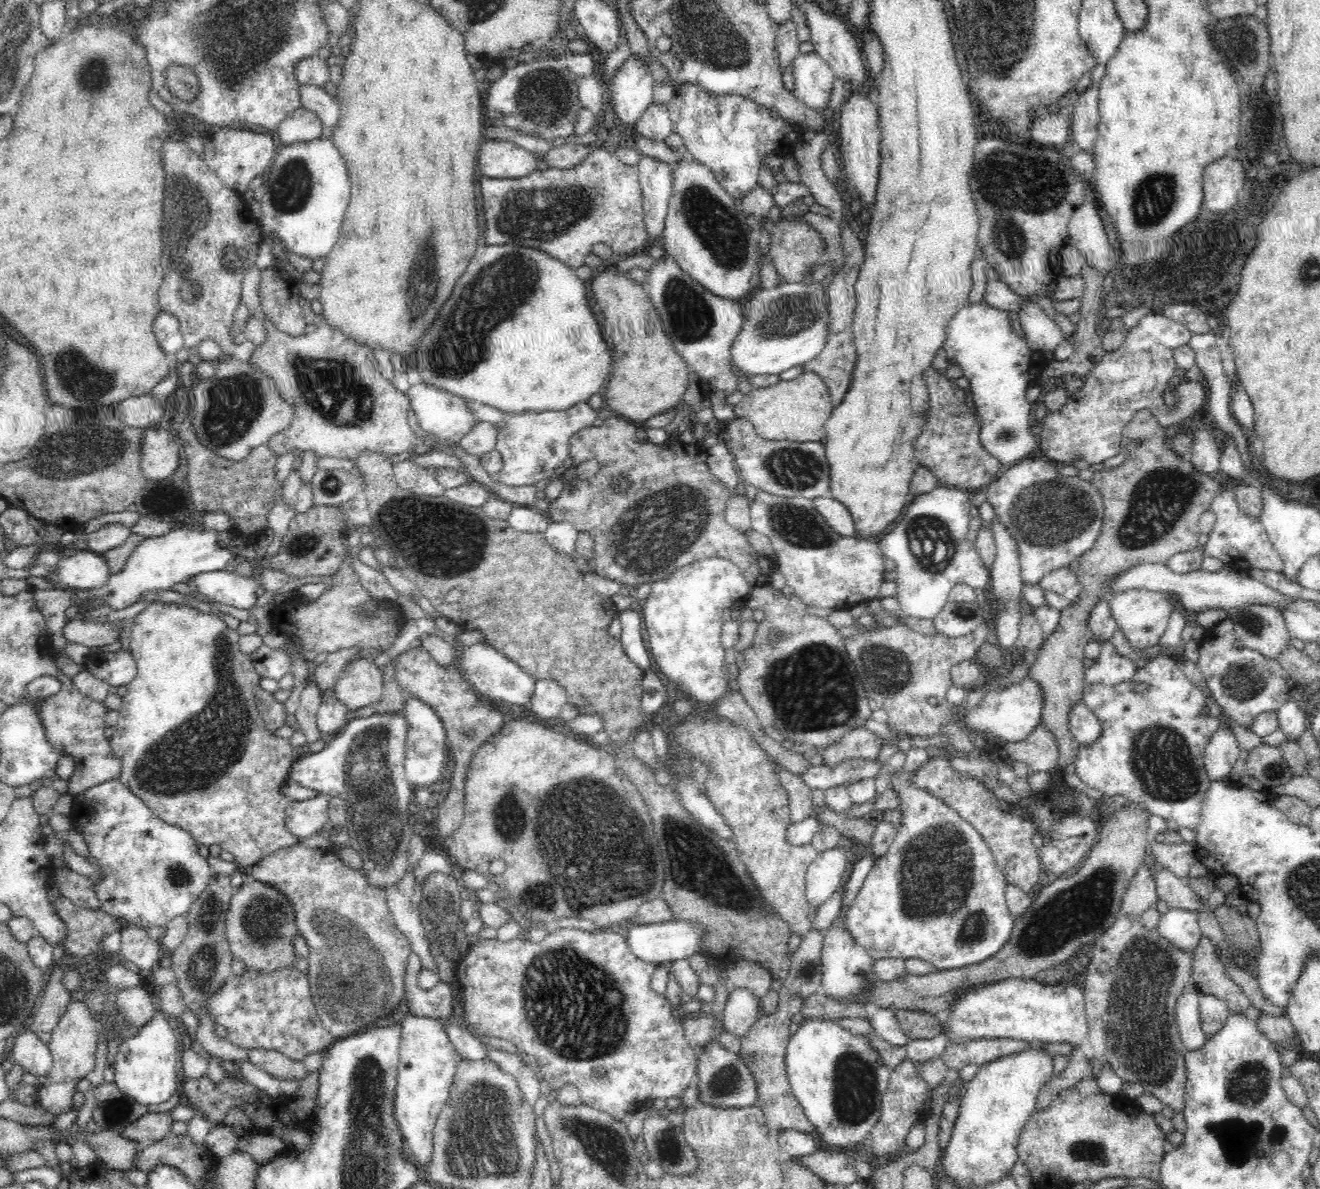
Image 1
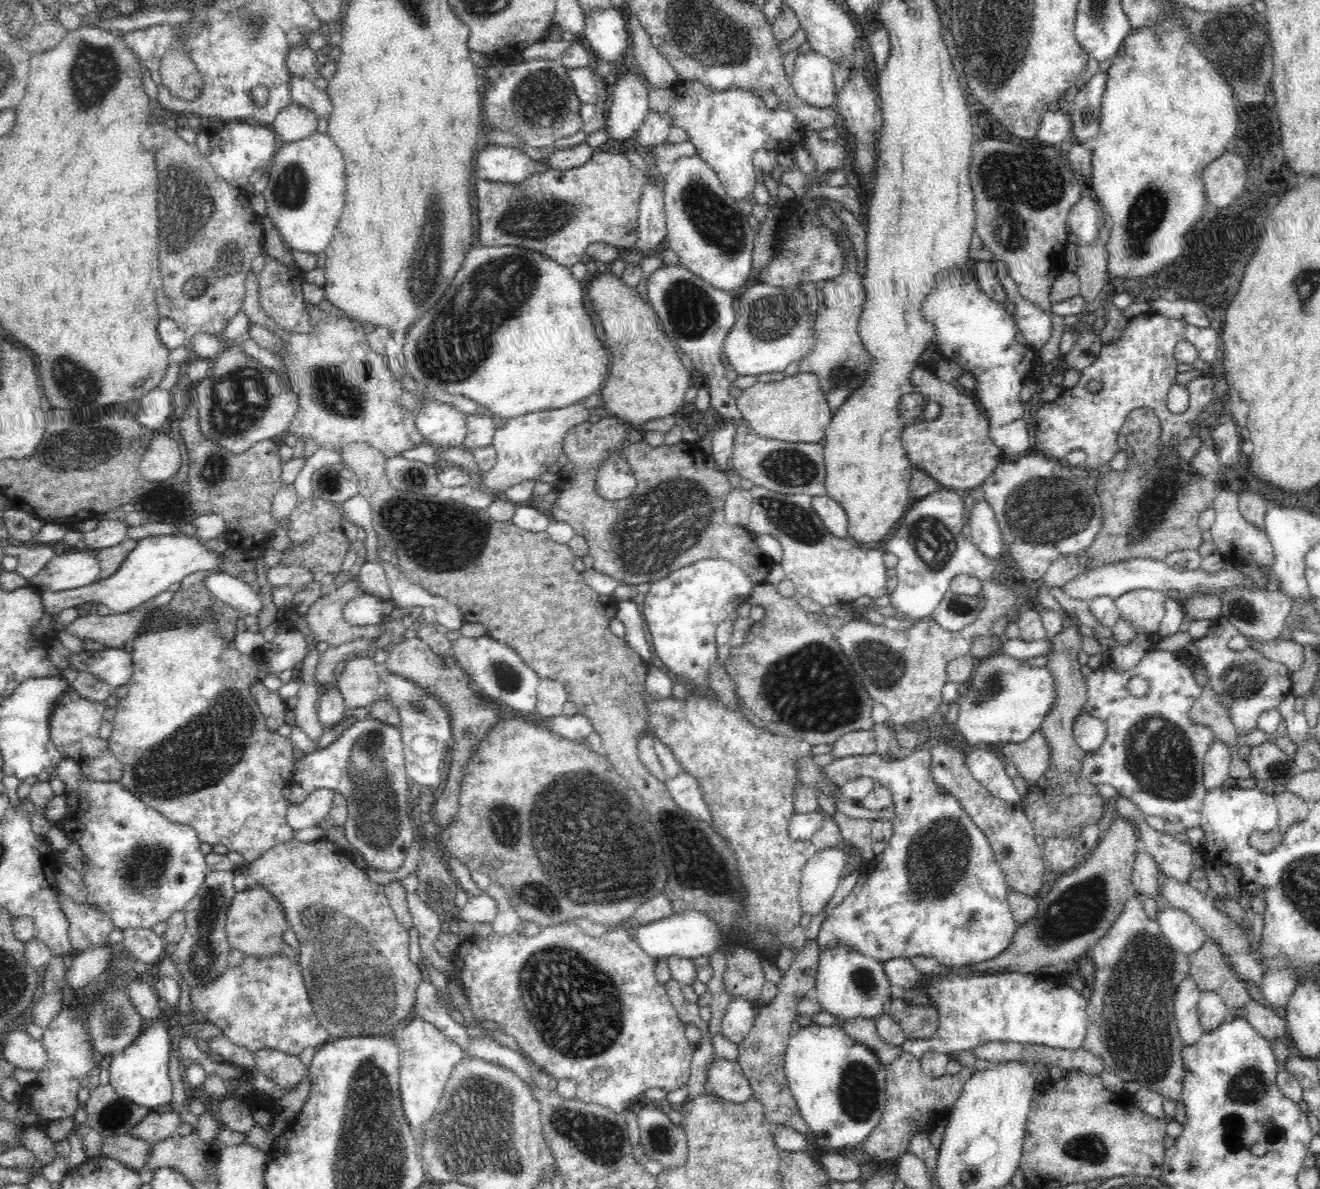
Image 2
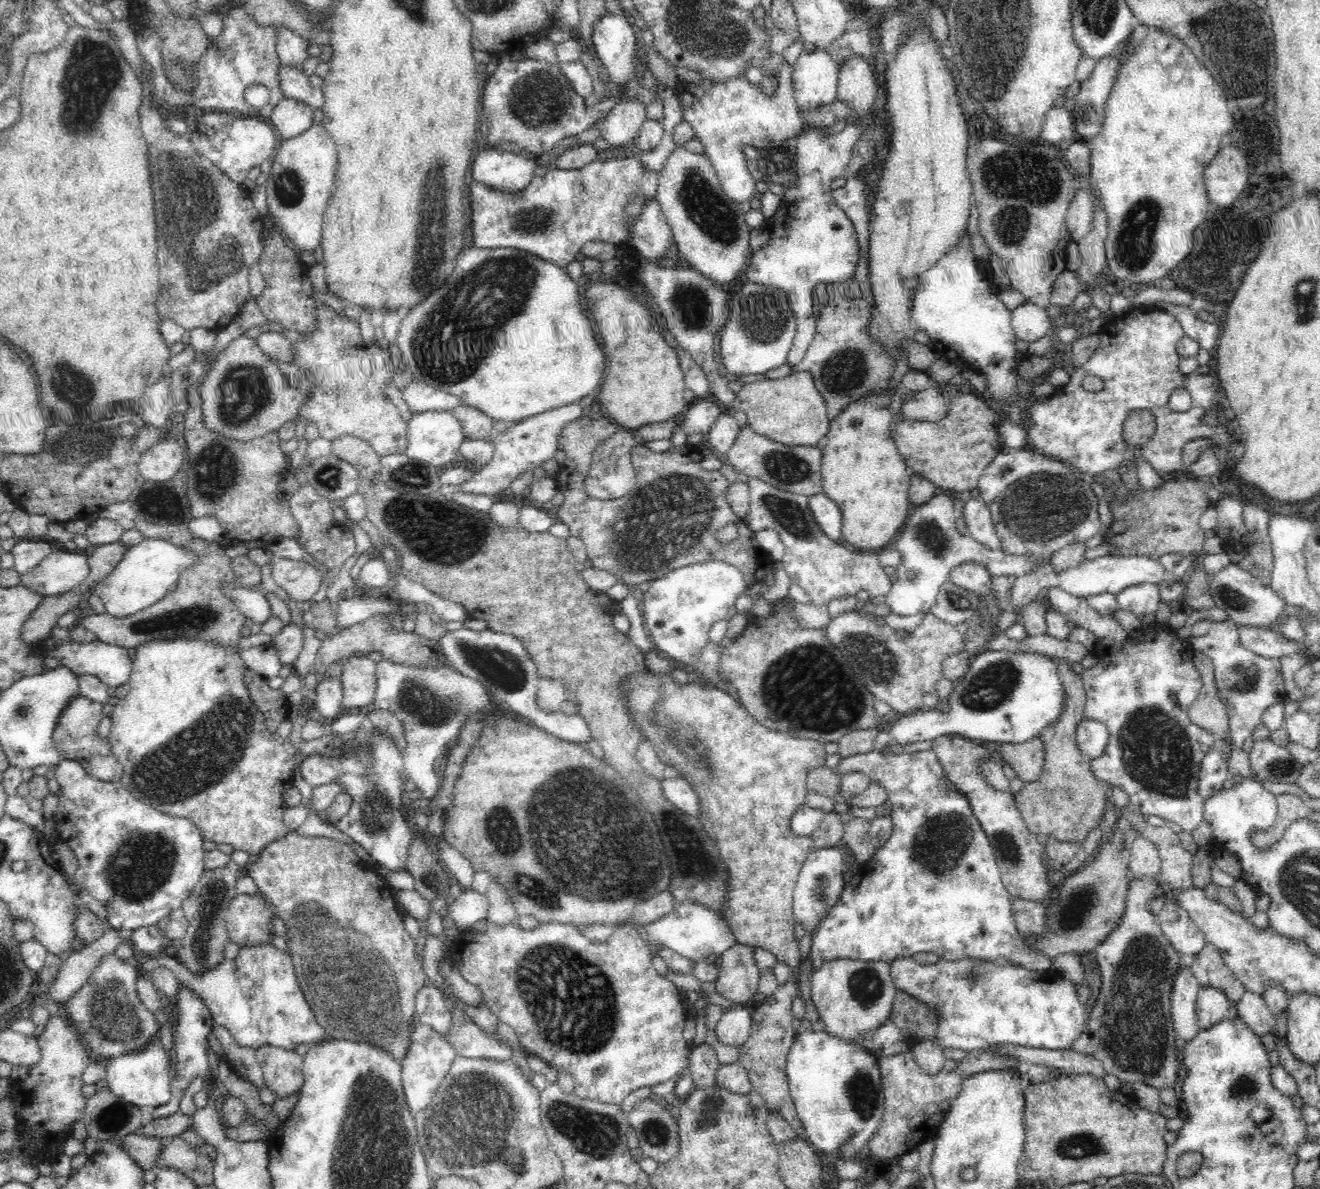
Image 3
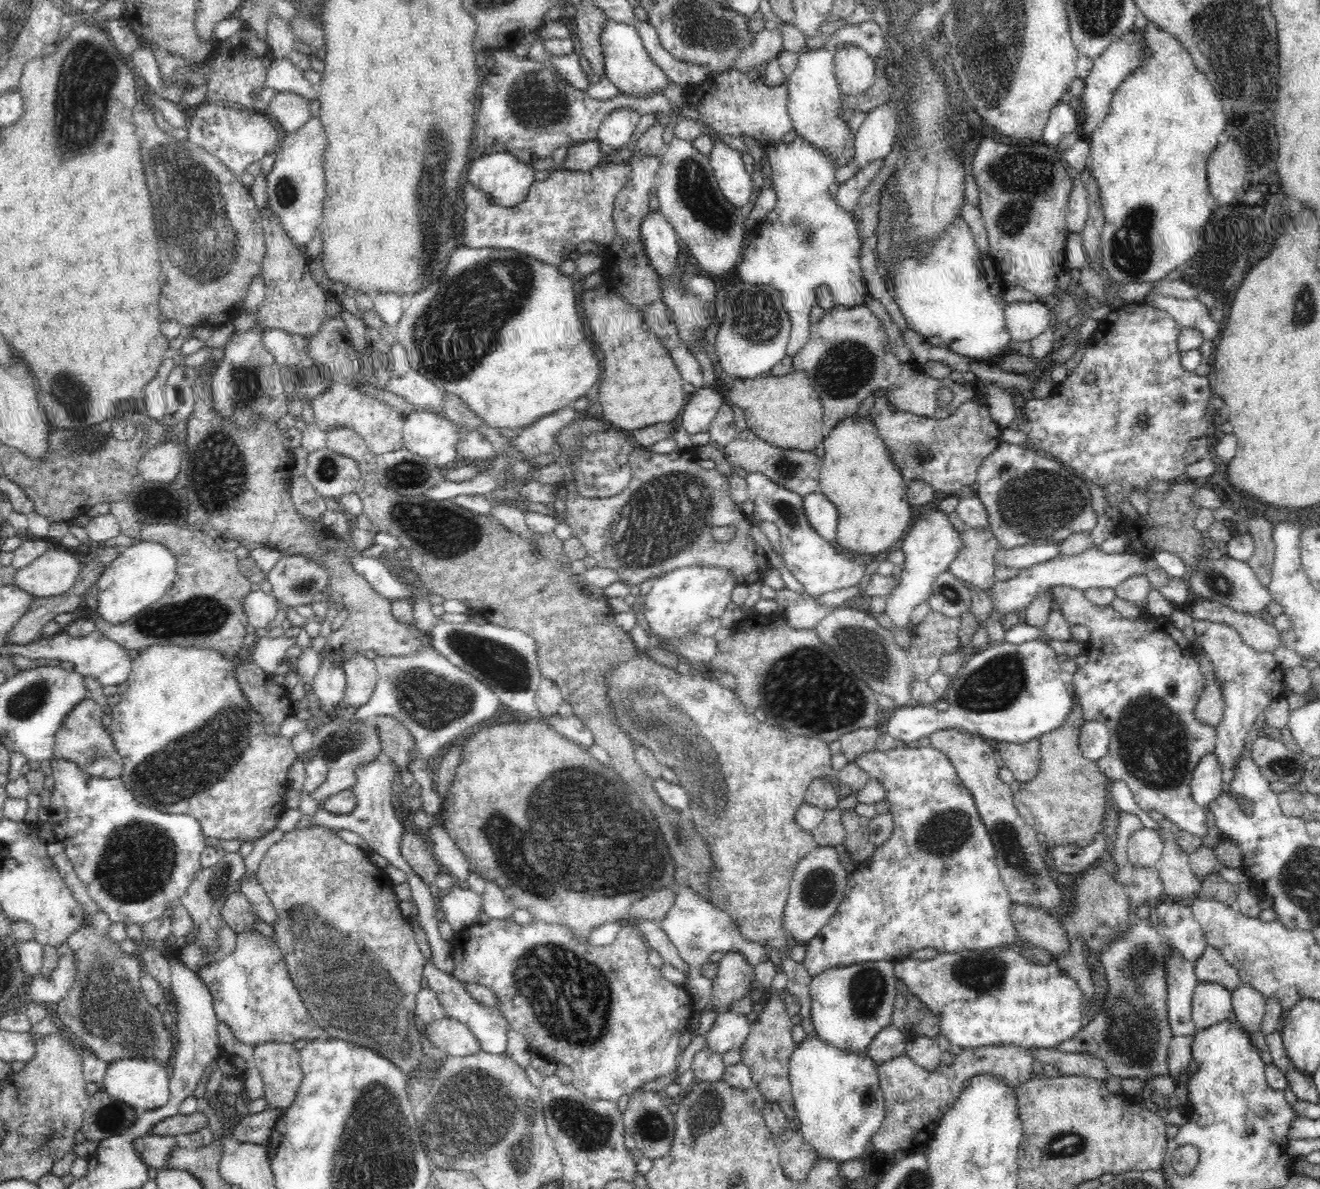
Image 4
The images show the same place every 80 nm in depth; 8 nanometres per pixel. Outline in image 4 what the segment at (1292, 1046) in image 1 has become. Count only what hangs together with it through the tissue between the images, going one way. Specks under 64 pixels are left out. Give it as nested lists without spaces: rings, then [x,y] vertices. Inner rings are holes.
[[[1240,982],[1238,988],[1232,992],[1233,1011],[1237,1021],[1248,1033],[1258,1031],[1265,1013],[1265,998],[1255,988]]]

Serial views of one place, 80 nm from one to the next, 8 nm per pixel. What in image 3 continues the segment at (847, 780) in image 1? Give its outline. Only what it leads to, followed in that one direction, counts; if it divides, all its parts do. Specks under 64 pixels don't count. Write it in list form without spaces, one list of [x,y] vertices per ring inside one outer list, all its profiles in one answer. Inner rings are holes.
[[[931,749],[912,754],[905,754],[904,752],[893,754],[888,750],[883,753],[869,751],[865,754],[856,754],[855,756],[841,759],[840,764],[835,768],[835,772],[840,776],[854,772],[862,773],[869,776],[889,793],[889,802],[893,805],[893,811],[891,812],[893,831],[890,838],[884,843],[884,846],[876,850],[870,861],[856,866],[852,886],[844,888],[840,900],[828,911],[822,924],[812,934],[812,946],[808,956],[811,968],[813,970],[820,969],[818,966],[834,960],[884,961],[891,963],[893,960],[908,958],[916,953],[931,952],[938,959],[958,959],[966,955],[967,958],[976,959],[996,959],[1006,956],[1006,958],[1014,960],[1015,963],[1022,964],[1024,967],[1032,970],[1044,971],[1051,969],[1052,959],[1040,954],[1031,946],[1027,946],[1026,942],[1023,942],[1023,937],[1016,928],[1012,918],[1011,900],[1013,896],[1008,892],[1006,885],[1002,881],[1001,871],[998,867],[991,841],[983,831],[981,824],[976,820],[975,814],[971,809],[972,806],[968,803],[968,796],[964,795],[964,792],[956,790],[951,780],[947,778],[947,770],[945,770],[944,764],[939,756],[936,755],[936,752]]]

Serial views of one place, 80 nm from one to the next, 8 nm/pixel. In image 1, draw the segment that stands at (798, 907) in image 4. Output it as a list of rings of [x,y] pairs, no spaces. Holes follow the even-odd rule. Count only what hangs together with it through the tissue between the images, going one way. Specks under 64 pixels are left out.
[[[846,844],[824,850],[808,866],[805,876],[805,900],[810,909],[820,908],[842,885],[842,876],[846,872],[846,866],[848,866],[848,852]]]

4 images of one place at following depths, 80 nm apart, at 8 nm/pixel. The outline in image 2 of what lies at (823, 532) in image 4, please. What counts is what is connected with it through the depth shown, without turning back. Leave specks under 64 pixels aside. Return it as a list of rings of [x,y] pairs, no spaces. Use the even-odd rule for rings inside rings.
[[[826,494],[812,497],[812,506],[830,534],[843,539],[848,536],[848,515],[840,503]]]

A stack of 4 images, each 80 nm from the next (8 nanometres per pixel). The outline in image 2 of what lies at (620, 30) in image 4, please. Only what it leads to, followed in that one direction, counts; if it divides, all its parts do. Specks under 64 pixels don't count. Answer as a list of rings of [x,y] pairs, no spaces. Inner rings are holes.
[[[620,8],[596,9],[595,12],[586,14],[585,29],[582,36],[586,36],[587,42],[590,42],[592,51],[602,58],[602,60],[626,60],[628,56],[626,48],[628,47],[628,38],[630,33],[627,31],[626,16],[622,16],[625,10]]]

